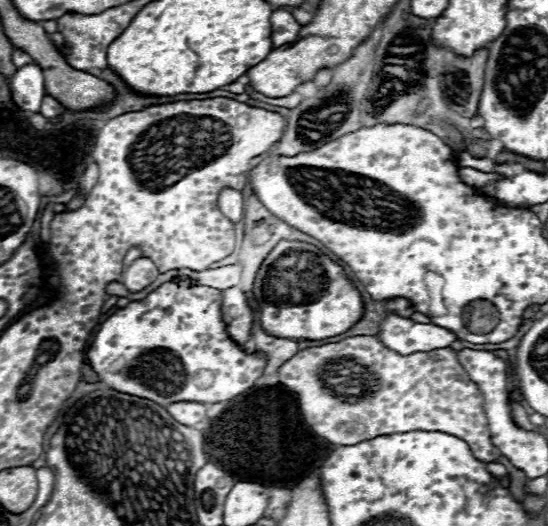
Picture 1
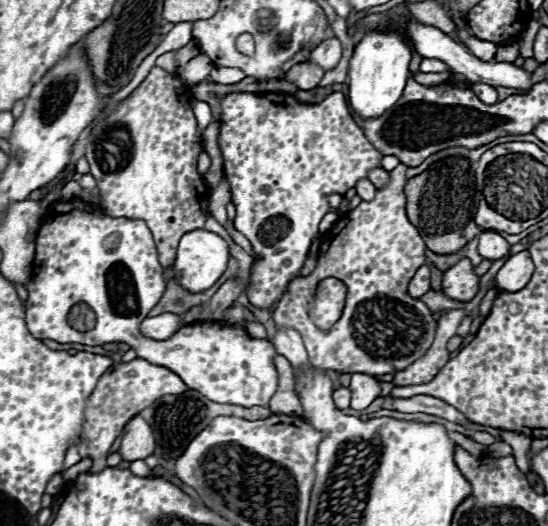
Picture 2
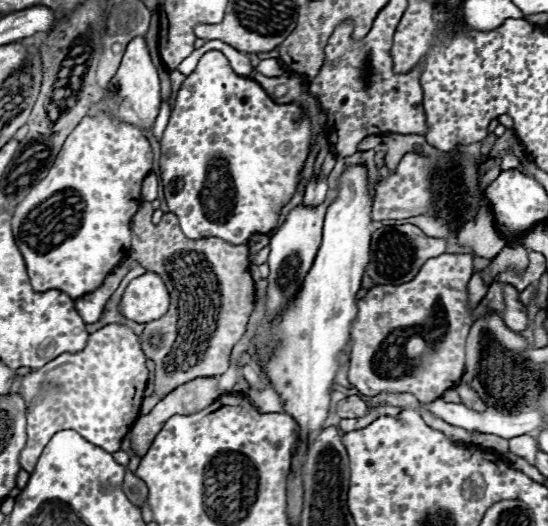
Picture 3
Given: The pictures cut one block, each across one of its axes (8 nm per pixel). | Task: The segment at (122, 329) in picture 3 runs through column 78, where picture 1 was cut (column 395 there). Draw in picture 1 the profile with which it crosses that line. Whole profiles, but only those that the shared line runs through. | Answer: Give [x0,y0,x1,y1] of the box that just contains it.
[280,336,500,462]

